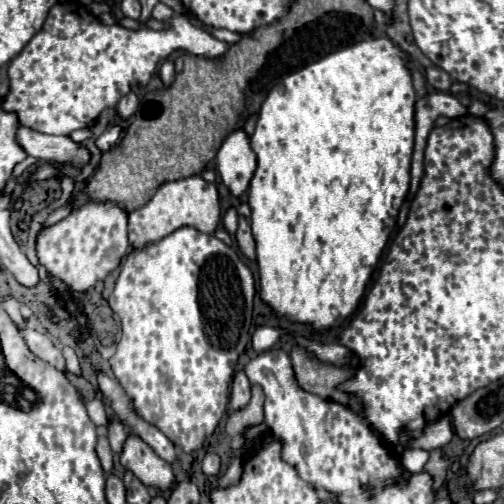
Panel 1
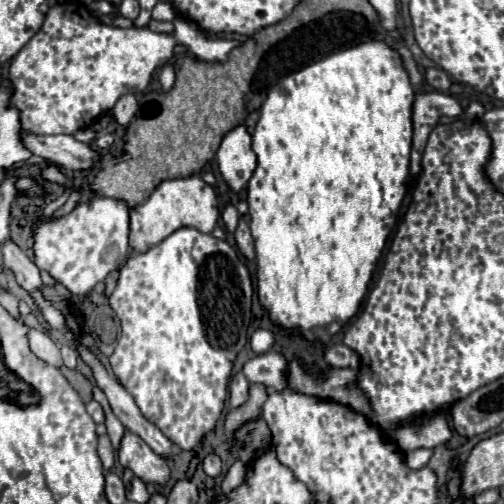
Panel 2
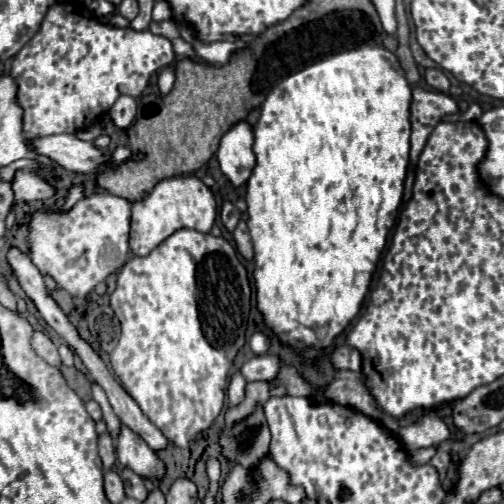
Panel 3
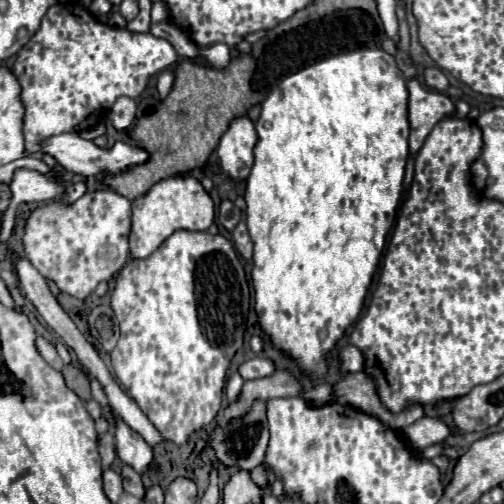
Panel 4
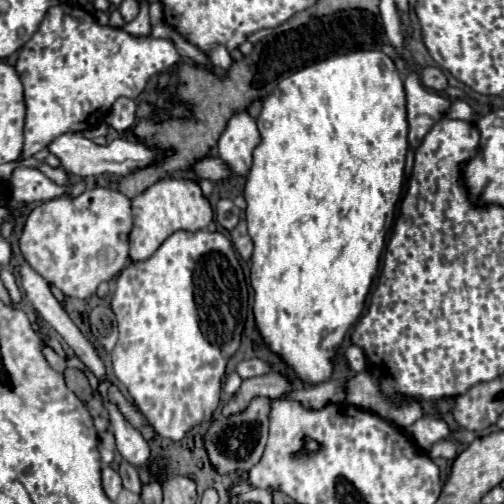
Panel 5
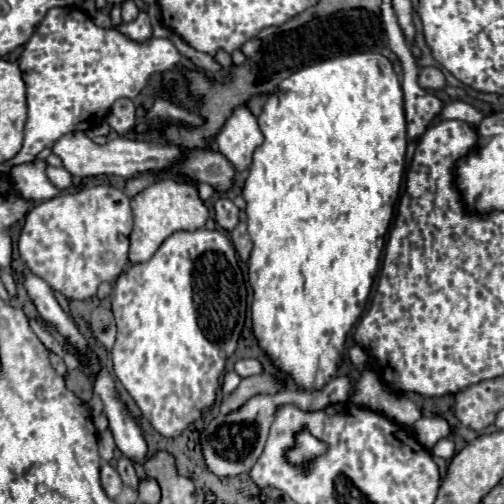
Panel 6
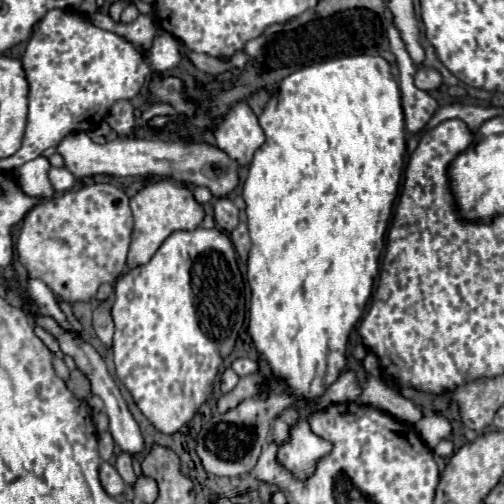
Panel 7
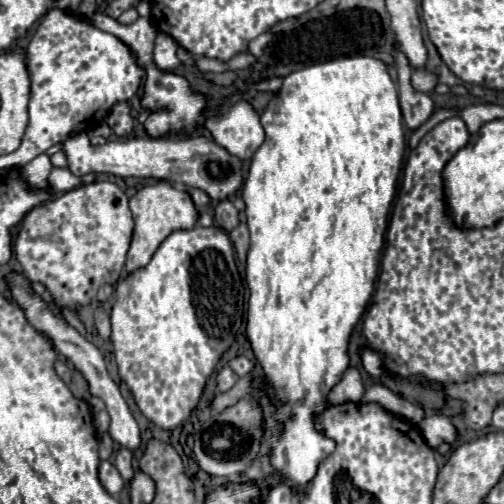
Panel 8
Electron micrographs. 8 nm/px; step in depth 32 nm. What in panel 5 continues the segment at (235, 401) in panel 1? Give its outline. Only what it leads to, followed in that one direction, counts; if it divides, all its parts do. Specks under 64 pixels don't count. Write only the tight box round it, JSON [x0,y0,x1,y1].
[224,372,242,398]

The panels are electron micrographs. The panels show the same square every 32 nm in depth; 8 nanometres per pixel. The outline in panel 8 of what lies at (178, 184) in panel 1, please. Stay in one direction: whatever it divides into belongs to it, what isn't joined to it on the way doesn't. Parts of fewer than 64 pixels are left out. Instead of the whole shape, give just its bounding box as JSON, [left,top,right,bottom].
[126,180,200,272]

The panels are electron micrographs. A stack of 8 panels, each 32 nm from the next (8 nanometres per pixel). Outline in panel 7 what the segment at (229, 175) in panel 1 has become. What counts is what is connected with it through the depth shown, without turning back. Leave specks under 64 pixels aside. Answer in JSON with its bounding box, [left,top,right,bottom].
[214,102,264,166]

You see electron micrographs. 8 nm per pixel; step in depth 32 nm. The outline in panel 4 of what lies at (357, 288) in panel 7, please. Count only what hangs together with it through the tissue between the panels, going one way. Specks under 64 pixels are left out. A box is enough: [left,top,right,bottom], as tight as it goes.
[246,48,408,378]

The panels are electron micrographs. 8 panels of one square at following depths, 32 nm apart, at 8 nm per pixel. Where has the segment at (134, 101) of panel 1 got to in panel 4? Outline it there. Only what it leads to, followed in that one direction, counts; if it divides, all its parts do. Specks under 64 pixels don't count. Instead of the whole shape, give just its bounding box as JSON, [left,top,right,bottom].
[108,96,136,130]

